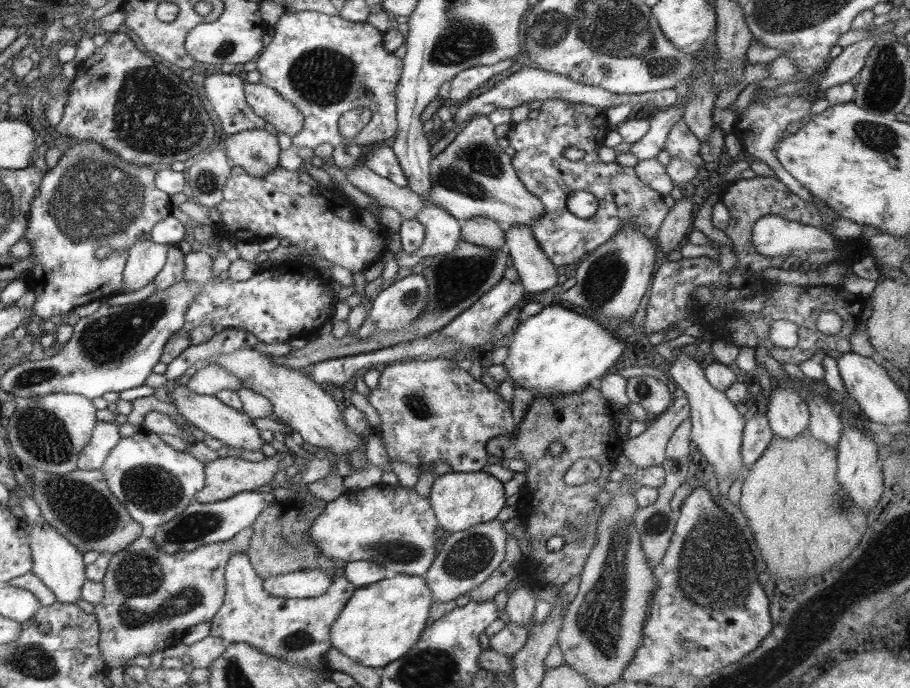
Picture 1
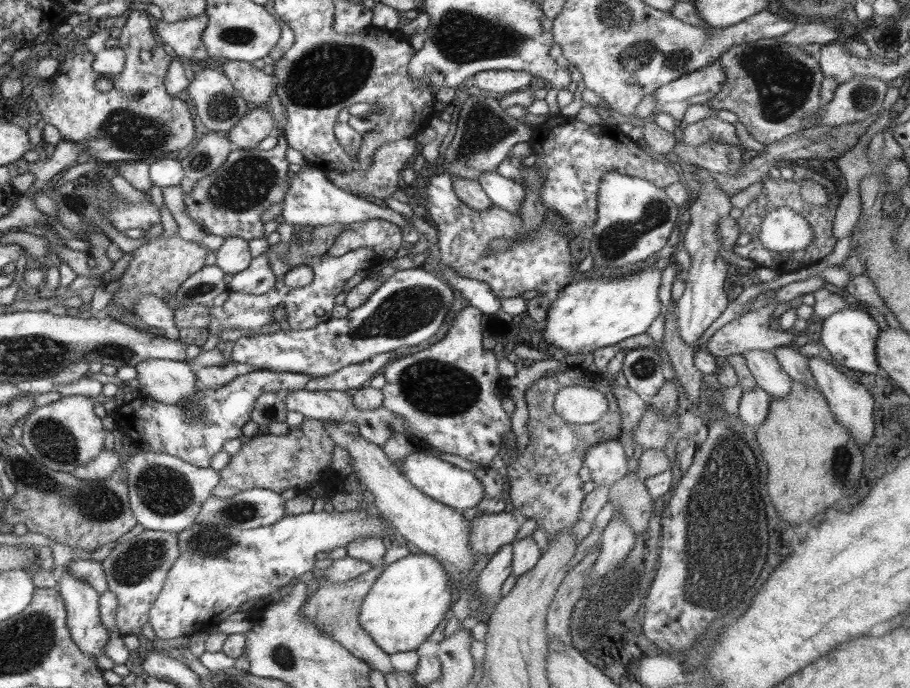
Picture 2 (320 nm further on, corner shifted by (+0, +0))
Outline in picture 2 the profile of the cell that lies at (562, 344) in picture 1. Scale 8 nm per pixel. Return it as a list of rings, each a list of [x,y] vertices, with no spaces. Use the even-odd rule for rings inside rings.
[[[646,267],[630,275],[620,277],[598,277],[592,279],[572,280],[556,293],[544,322],[543,339],[552,346],[560,347],[568,354],[592,352],[602,346],[619,344],[623,340],[644,334],[648,327],[660,316],[660,278],[662,271],[657,267]]]

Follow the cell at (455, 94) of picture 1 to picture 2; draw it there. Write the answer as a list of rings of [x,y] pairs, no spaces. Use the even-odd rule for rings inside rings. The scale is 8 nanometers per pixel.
[[[488,70],[474,76],[473,90],[494,93],[516,93],[529,88],[532,75],[529,72]]]

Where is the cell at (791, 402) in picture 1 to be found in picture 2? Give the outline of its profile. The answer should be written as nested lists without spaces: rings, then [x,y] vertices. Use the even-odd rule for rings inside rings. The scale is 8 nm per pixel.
[[[749,350],[743,355],[745,363],[761,386],[772,397],[782,397],[789,393],[792,379],[780,366],[777,358],[771,351]]]

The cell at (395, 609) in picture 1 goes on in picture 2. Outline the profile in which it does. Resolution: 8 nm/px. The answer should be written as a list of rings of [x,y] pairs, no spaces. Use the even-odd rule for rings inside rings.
[[[410,554],[390,564],[359,607],[358,620],[374,642],[388,654],[410,652],[427,640],[436,626],[449,617],[452,583],[440,560],[428,554]]]

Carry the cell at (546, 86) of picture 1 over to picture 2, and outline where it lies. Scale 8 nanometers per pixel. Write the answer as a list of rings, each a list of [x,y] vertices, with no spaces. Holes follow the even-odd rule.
[[[720,60],[674,80],[656,90],[652,96],[656,98],[657,113],[671,115],[680,123],[686,110],[692,104],[706,104],[722,91],[726,74],[720,66]]]

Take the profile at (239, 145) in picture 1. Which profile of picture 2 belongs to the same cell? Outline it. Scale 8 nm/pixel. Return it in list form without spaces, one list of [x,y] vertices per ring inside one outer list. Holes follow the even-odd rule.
[[[255,107],[240,118],[240,122],[226,134],[230,141],[247,154],[258,147],[258,142],[270,136],[276,122],[270,112]]]

